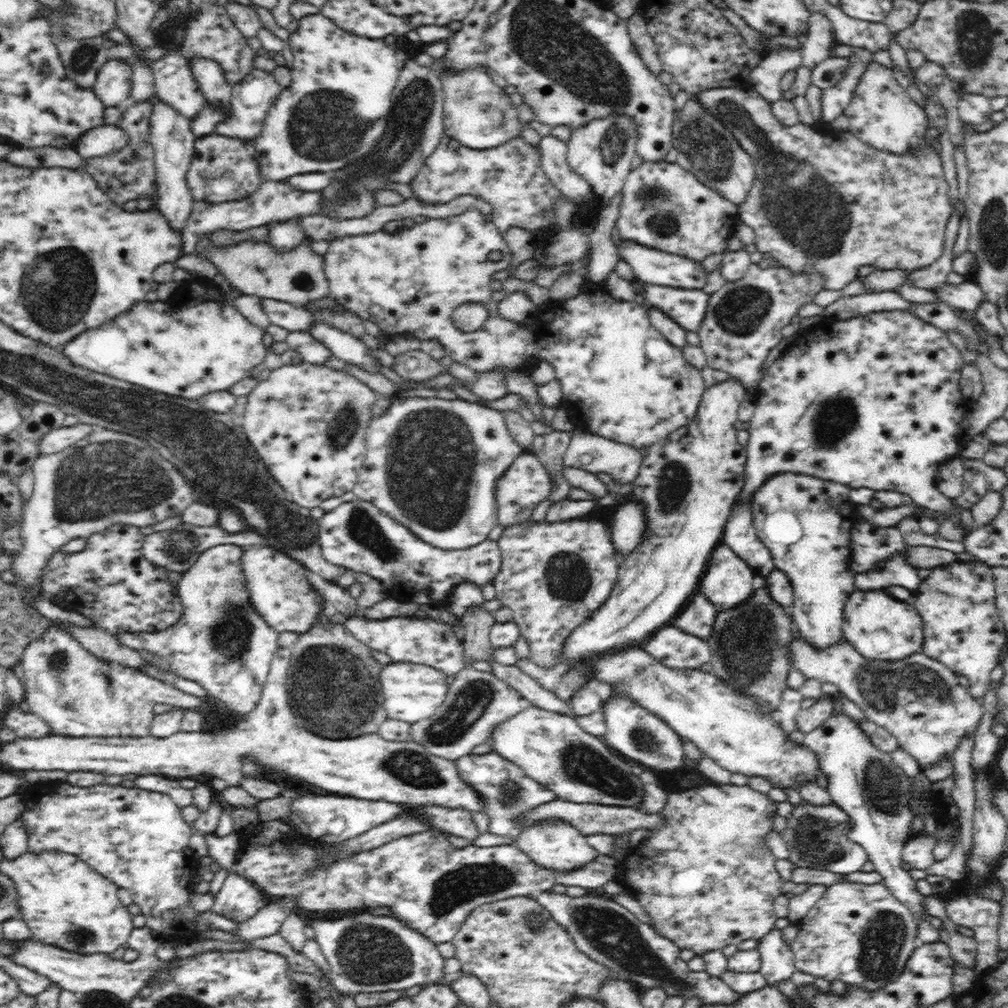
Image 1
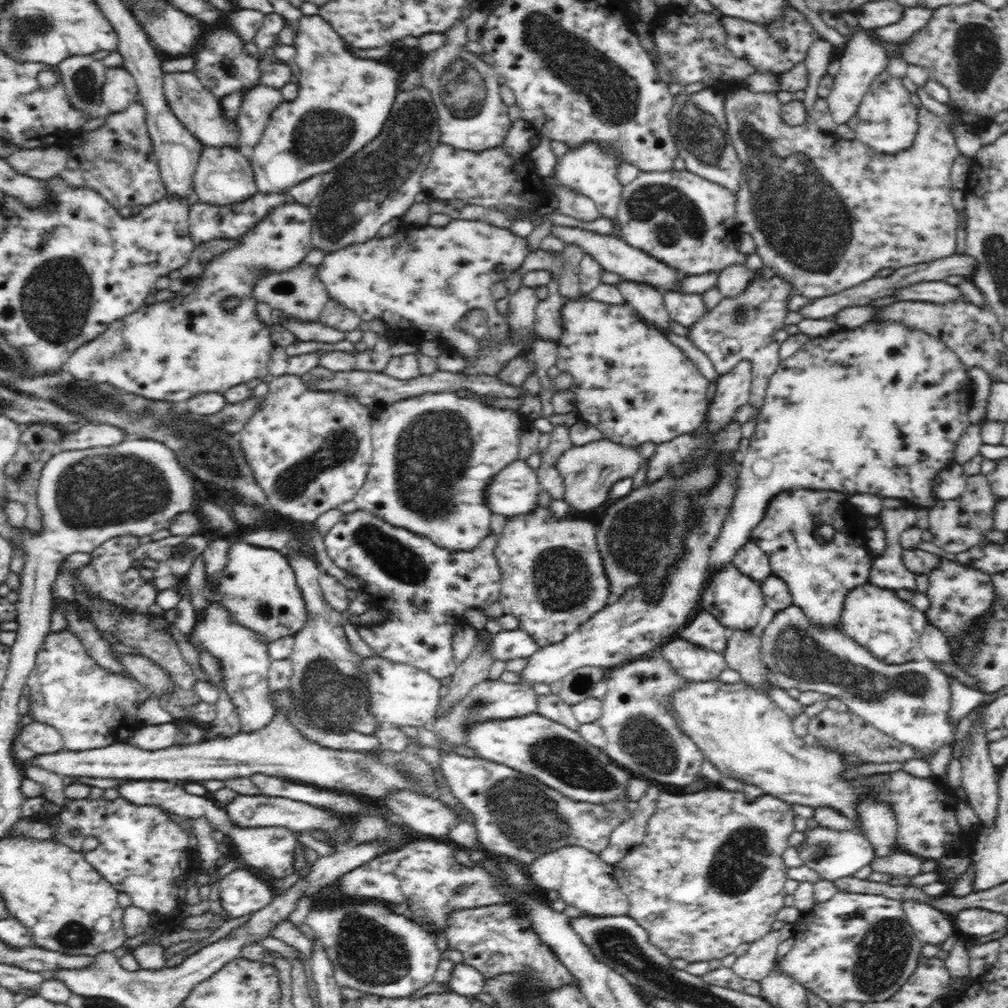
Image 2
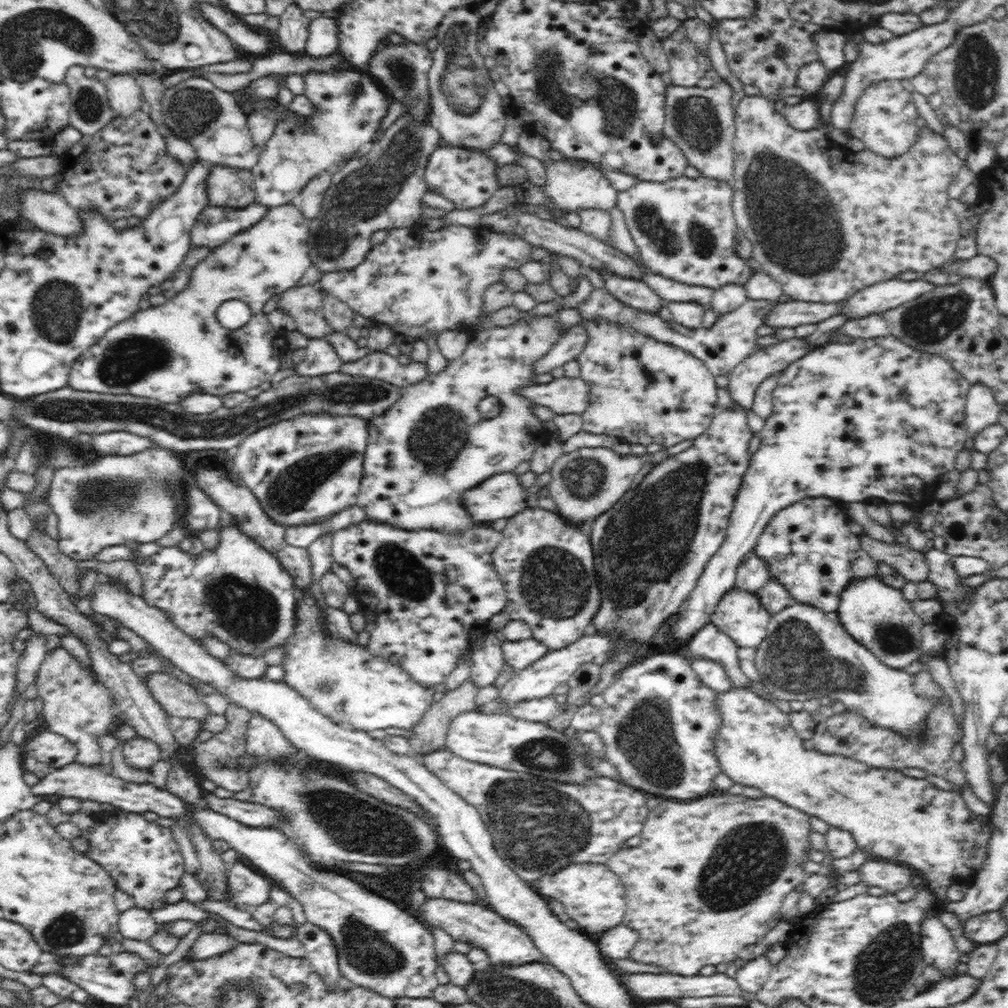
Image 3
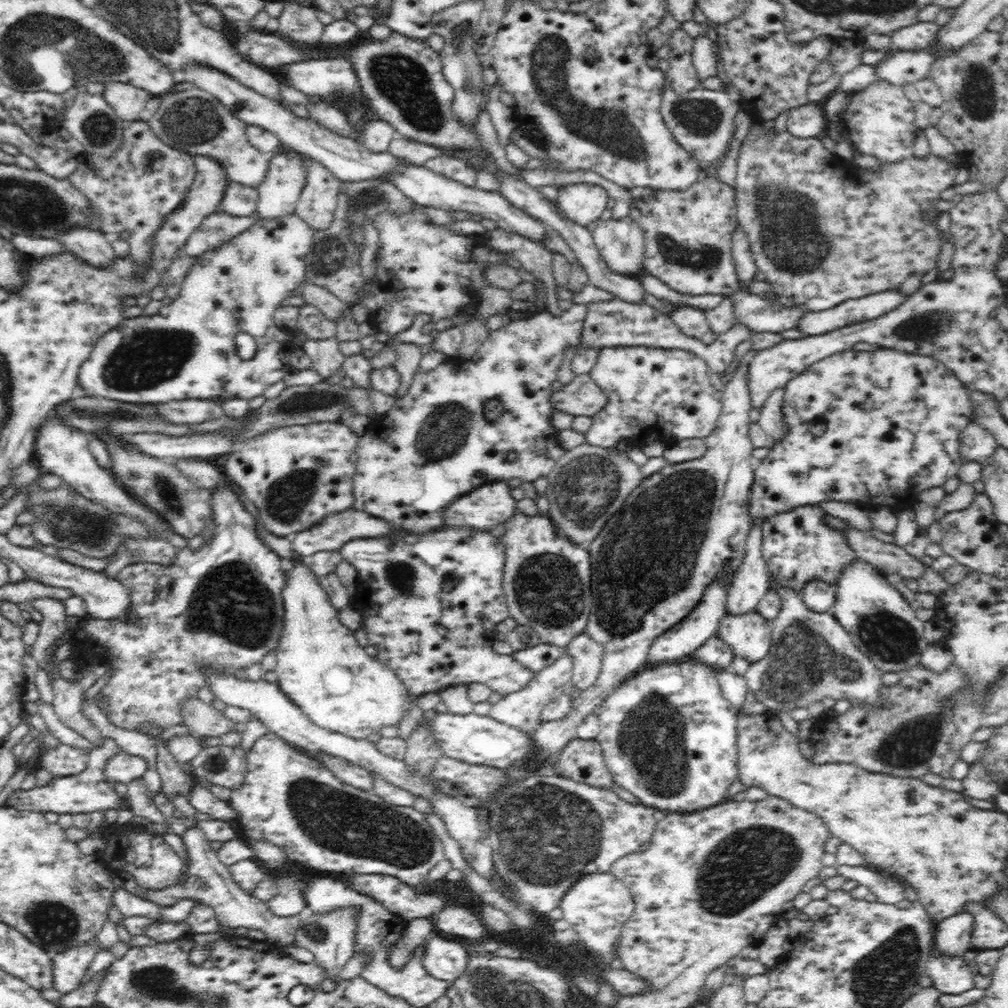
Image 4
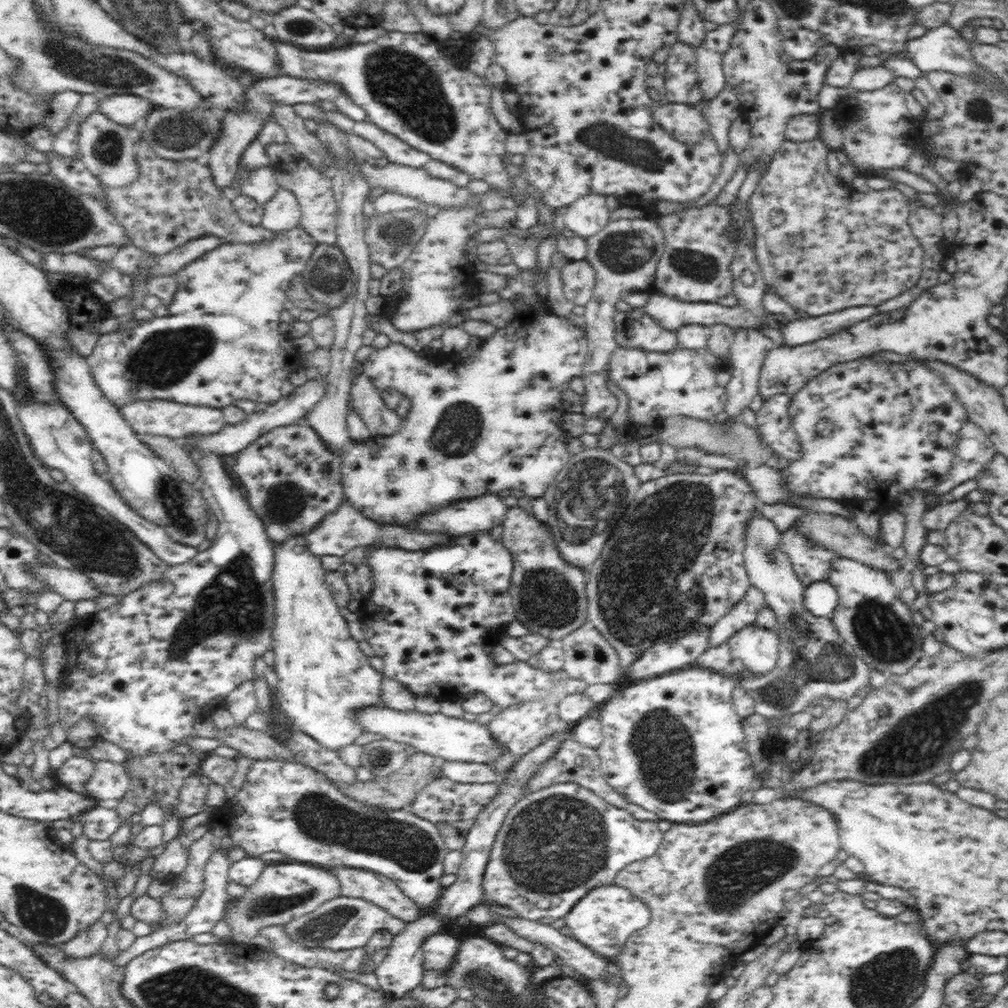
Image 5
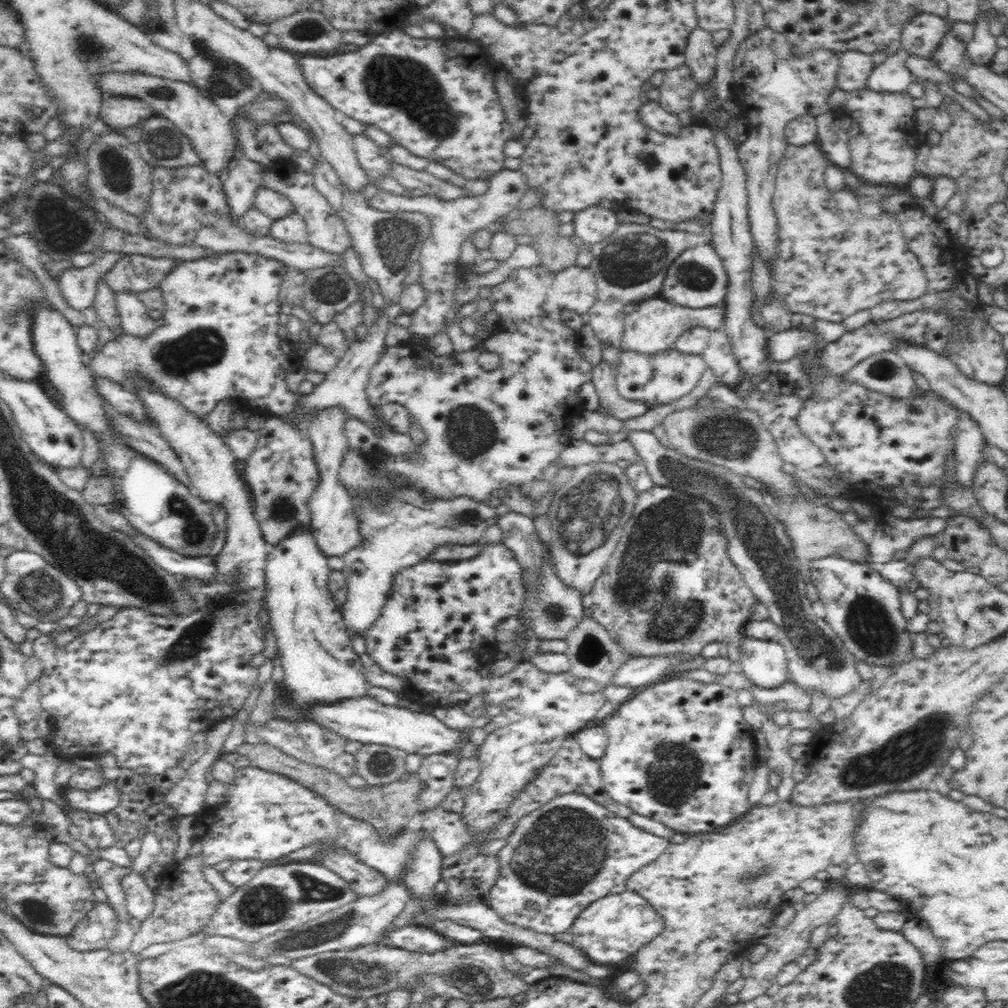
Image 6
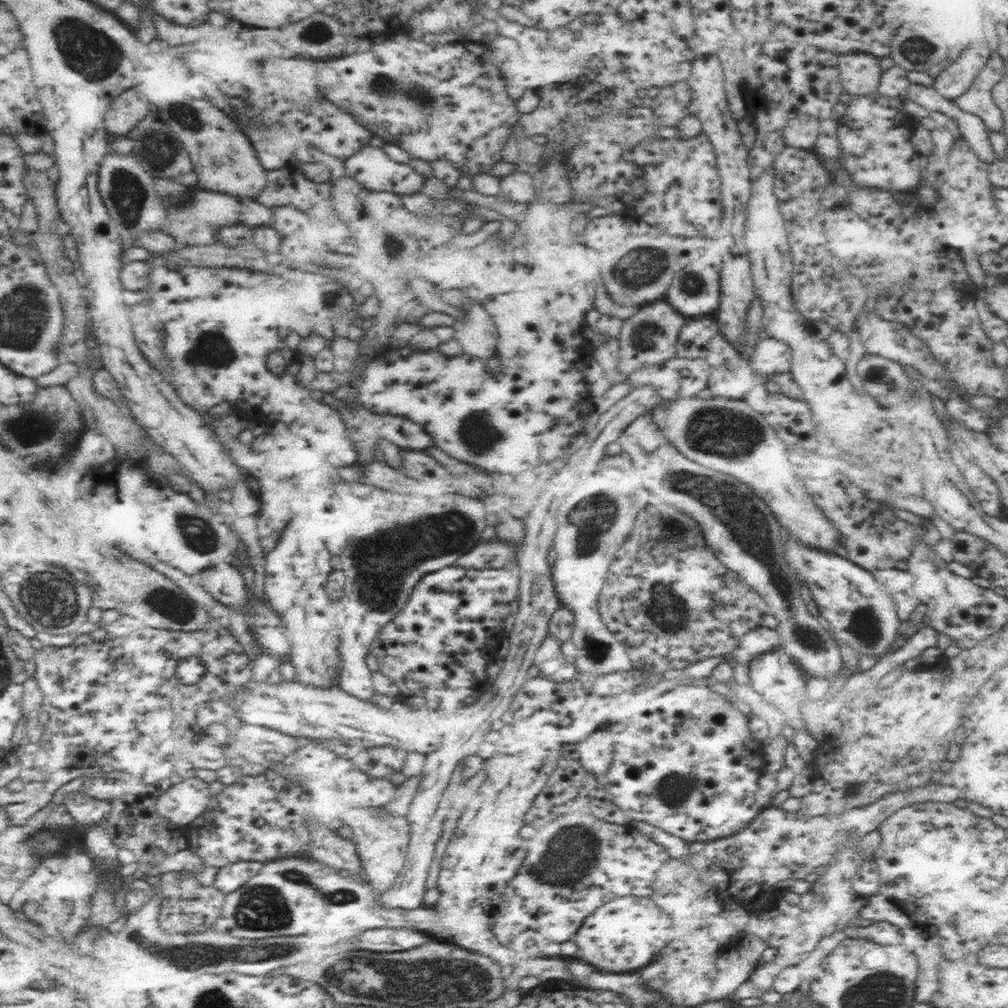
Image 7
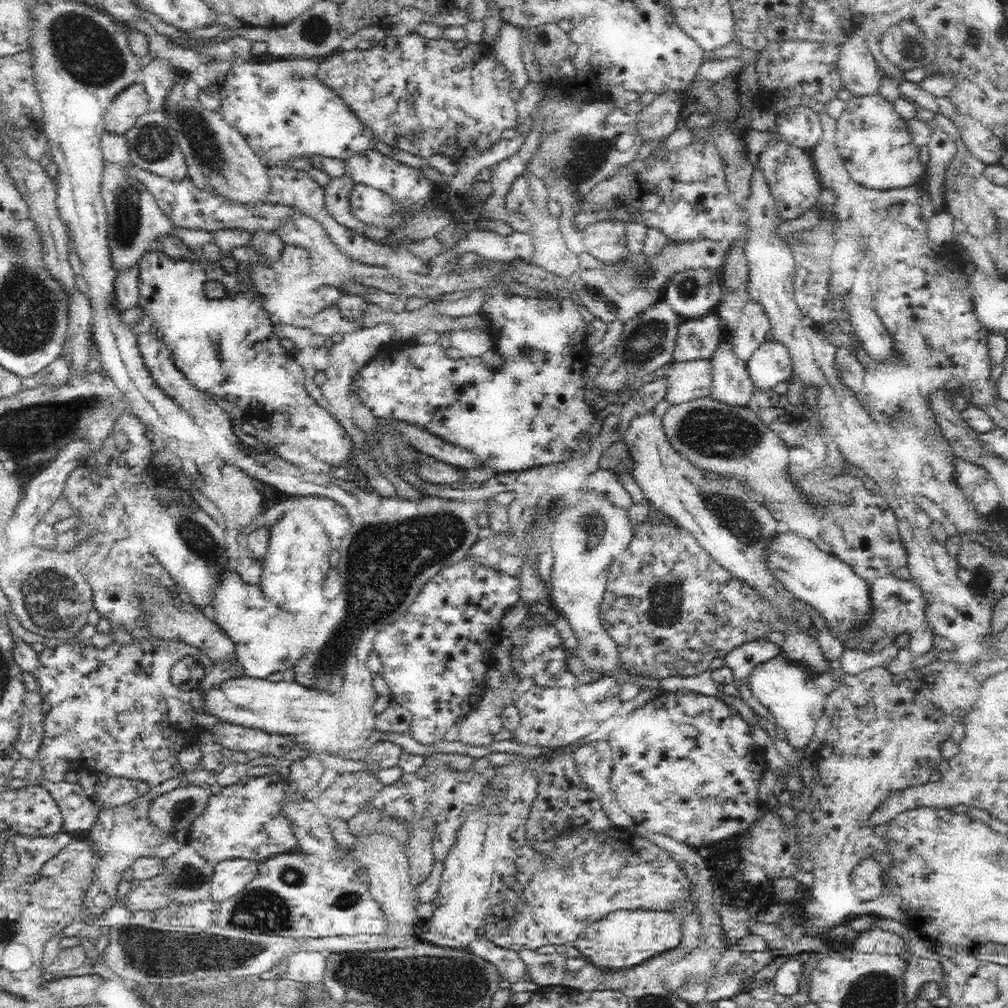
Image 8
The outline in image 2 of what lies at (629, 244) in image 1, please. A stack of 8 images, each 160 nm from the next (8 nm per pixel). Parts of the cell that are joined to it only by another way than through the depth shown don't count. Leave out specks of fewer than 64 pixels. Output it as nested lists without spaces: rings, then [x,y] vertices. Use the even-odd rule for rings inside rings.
[[[551,226],[550,235],[562,240],[564,244],[572,244],[582,249],[584,254],[589,254],[600,264],[604,271],[619,274],[624,281],[644,283],[660,290],[672,290],[679,285],[679,282],[686,277],[683,272],[677,272],[667,264],[656,260],[656,258],[646,254],[643,250],[638,250],[630,246],[620,236],[607,236],[596,232],[588,232],[580,228],[570,226]]]

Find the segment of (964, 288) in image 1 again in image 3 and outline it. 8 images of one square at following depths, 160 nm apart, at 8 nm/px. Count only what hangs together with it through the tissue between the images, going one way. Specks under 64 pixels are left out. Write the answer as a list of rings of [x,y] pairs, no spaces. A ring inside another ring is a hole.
[[[896,278],[886,282],[877,282],[864,288],[864,290],[860,290],[852,298],[848,298],[839,314],[852,319],[862,318],[870,314],[882,314],[886,310],[903,305],[904,302],[924,296],[936,287],[938,286],[924,281],[924,278],[913,281]]]

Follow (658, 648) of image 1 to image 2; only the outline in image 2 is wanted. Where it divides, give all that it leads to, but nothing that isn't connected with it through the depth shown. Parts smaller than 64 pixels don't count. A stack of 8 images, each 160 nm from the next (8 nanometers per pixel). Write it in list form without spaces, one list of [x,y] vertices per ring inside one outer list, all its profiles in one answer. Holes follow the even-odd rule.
[[[678,636],[668,640],[657,652],[689,681],[718,680],[722,670],[727,668],[723,653],[696,646]]]

